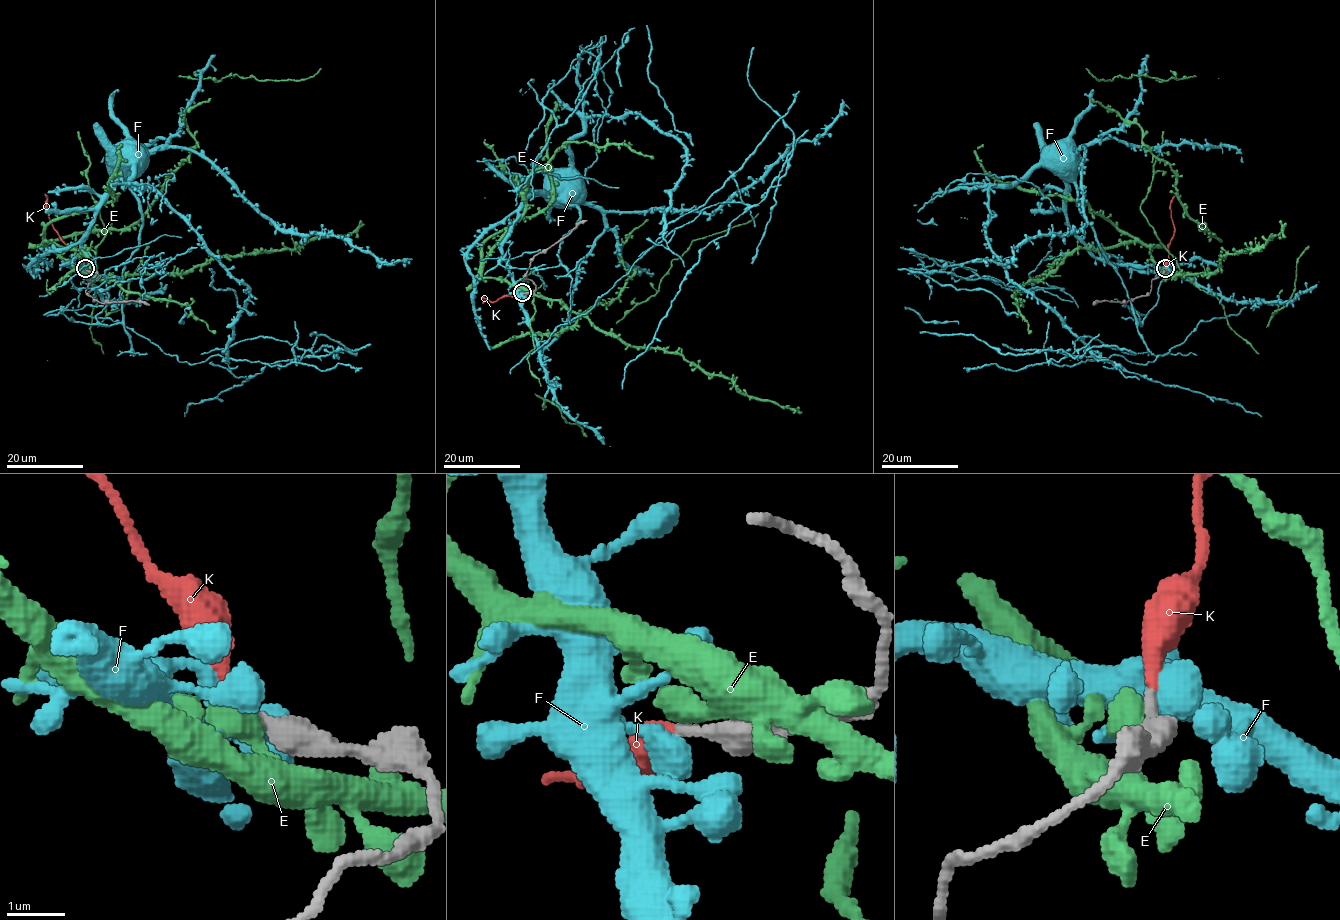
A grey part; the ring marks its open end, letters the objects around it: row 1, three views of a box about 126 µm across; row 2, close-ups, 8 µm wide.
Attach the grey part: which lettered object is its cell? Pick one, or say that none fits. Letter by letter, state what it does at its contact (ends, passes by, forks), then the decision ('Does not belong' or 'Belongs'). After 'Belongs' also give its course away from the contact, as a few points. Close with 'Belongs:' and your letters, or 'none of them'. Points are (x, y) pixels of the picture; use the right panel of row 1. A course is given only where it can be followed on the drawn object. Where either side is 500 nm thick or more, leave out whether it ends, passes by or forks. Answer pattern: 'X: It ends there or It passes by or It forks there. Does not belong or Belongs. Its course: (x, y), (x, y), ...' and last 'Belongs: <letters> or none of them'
E: Does not belong
F: Does not belong
K: It ends there. Does not belong
Belongs: none of them

